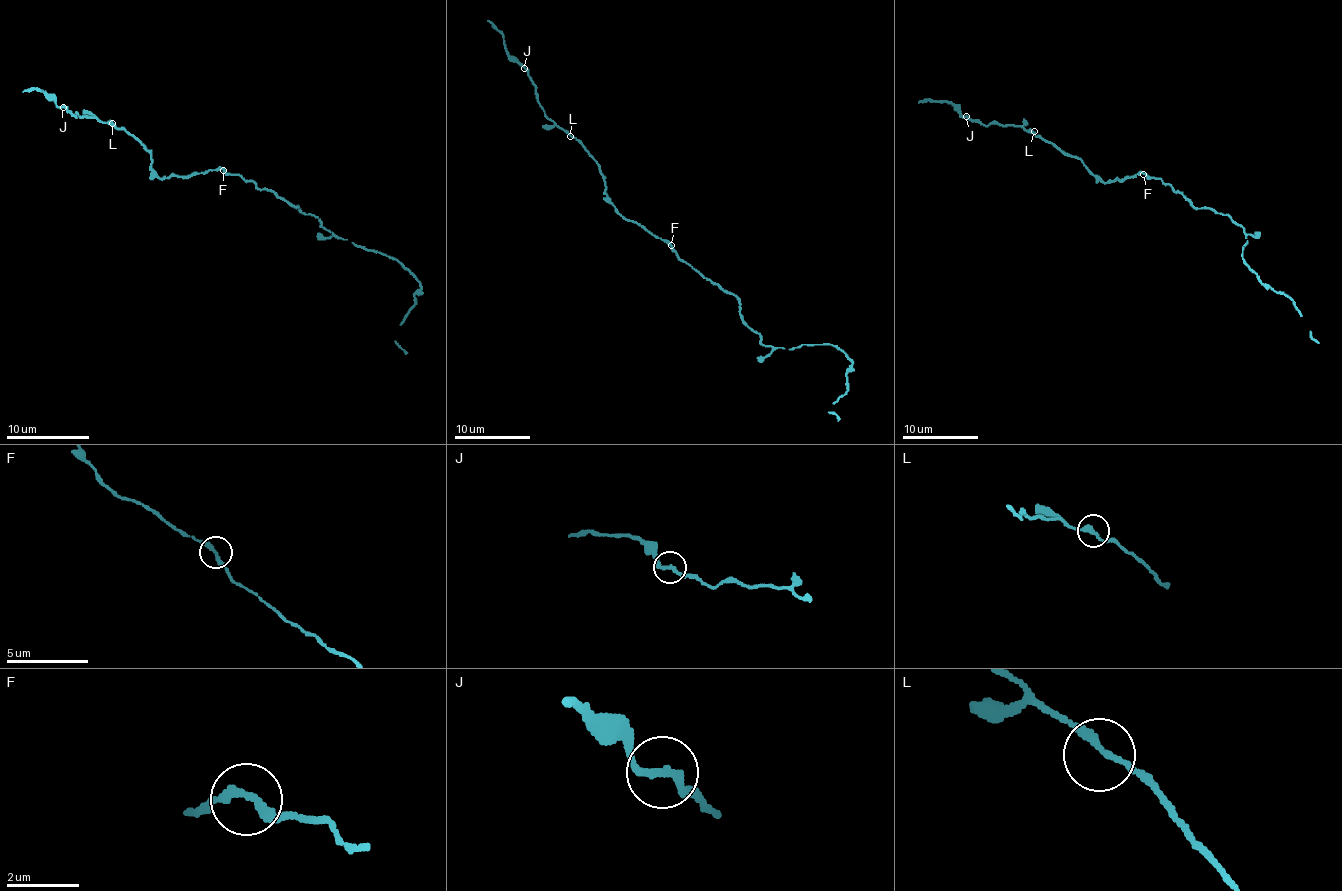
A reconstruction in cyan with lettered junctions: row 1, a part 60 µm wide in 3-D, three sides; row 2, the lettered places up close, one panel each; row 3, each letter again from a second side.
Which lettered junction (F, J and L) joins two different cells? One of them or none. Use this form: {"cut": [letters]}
{"cut": []}

